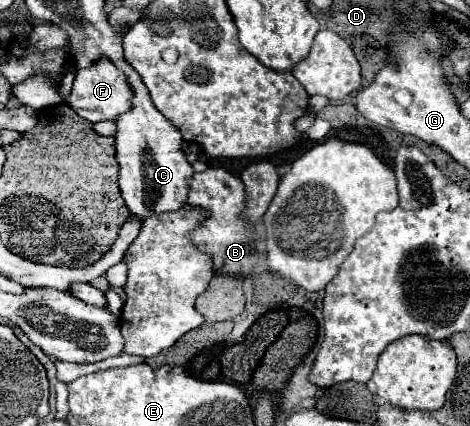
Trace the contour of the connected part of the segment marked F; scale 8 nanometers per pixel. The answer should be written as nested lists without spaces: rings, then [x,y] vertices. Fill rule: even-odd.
[[[98,59],[98,63],[76,71],[68,105],[82,119],[86,119],[90,123],[98,123],[98,121],[114,121],[114,119],[118,119],[118,115],[130,111],[132,97],[134,97],[134,91],[130,91],[126,73],[118,71],[118,67],[114,67],[114,63],[110,63],[110,59]]]

